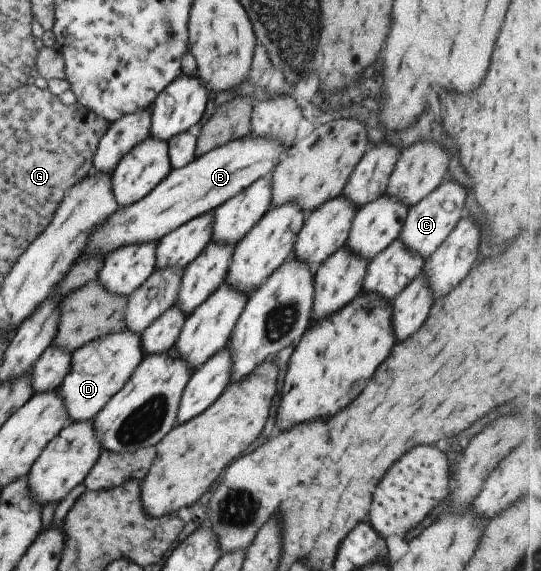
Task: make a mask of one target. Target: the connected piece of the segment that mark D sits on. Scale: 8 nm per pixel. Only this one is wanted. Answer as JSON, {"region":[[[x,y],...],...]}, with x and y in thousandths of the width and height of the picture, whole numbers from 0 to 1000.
{"region":[[[231,574],[140,609],[129,627],[128,648],[105,683],[120,706],[128,739],[168,736],[235,669],[264,625],[259,583]]]}

